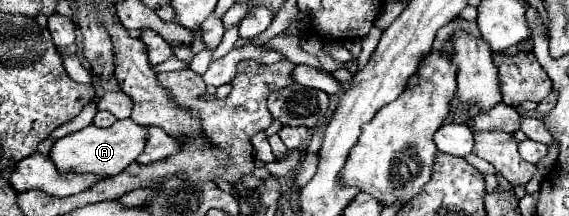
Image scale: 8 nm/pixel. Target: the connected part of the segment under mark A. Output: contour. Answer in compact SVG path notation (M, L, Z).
M130 118L118 120L108 128L96 128L94 124L90 124L78 132L72 132L56 140L56 144L50 150L50 158L56 164L56 168L66 170L66 172L72 170L80 174L114 176L114 174L120 174L132 162L136 162L136 158L144 152L146 138L148 138L148 128L136 124Z

